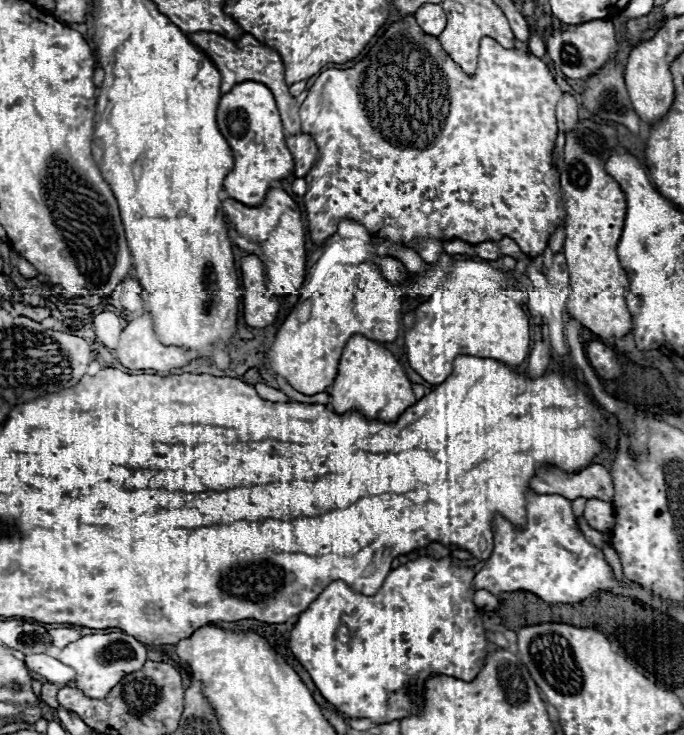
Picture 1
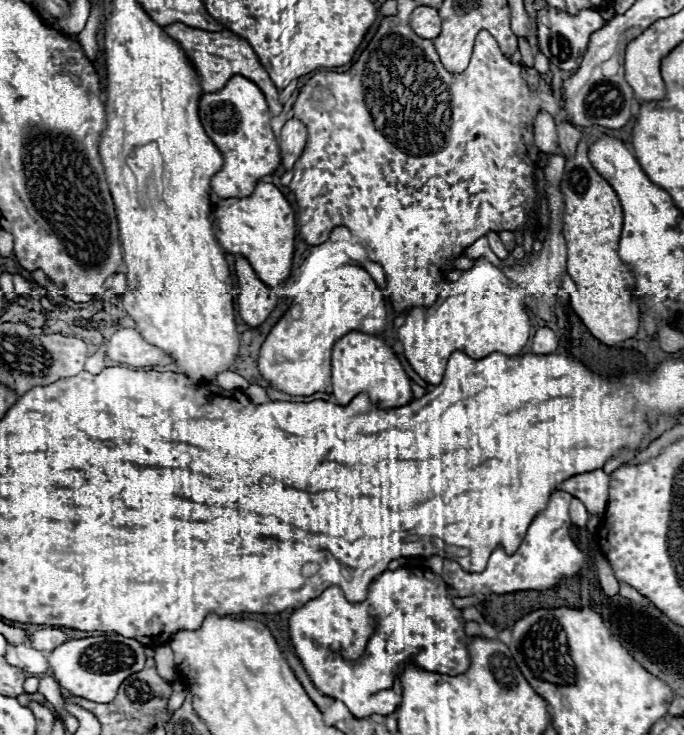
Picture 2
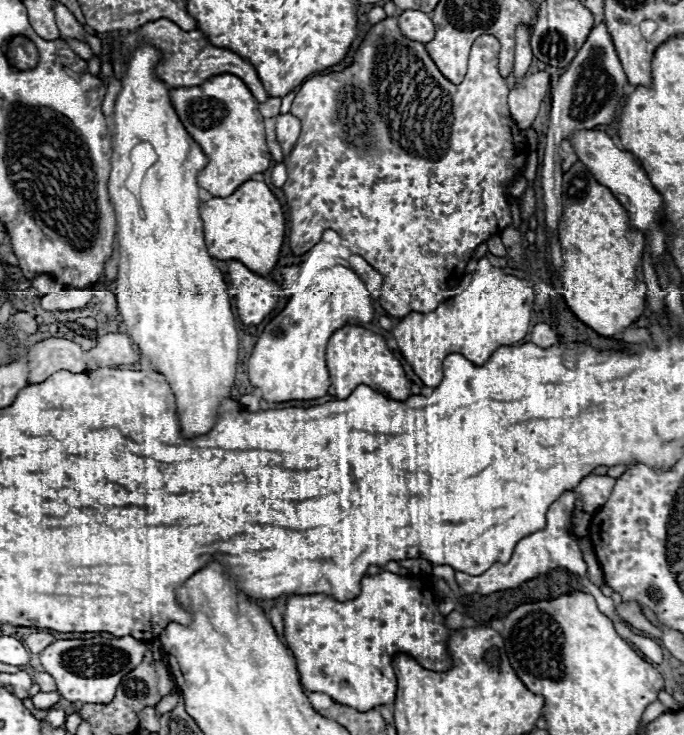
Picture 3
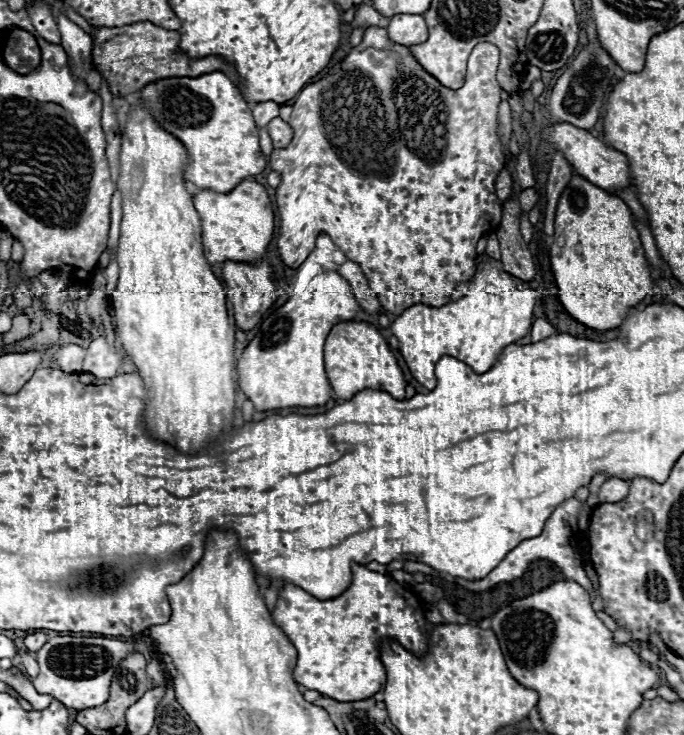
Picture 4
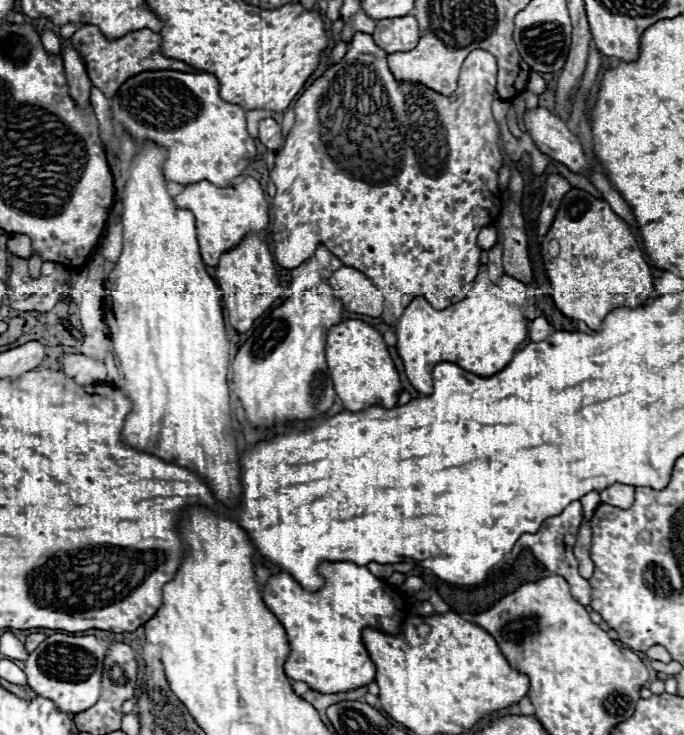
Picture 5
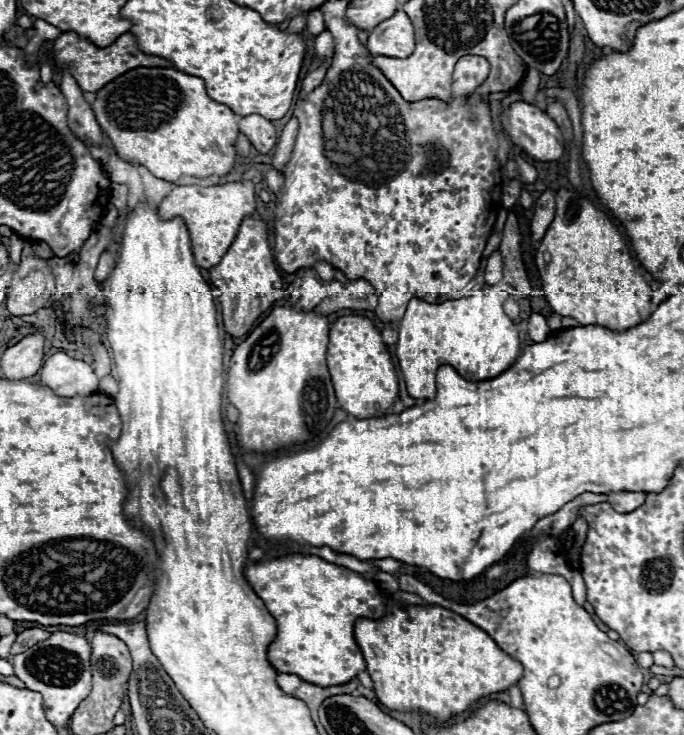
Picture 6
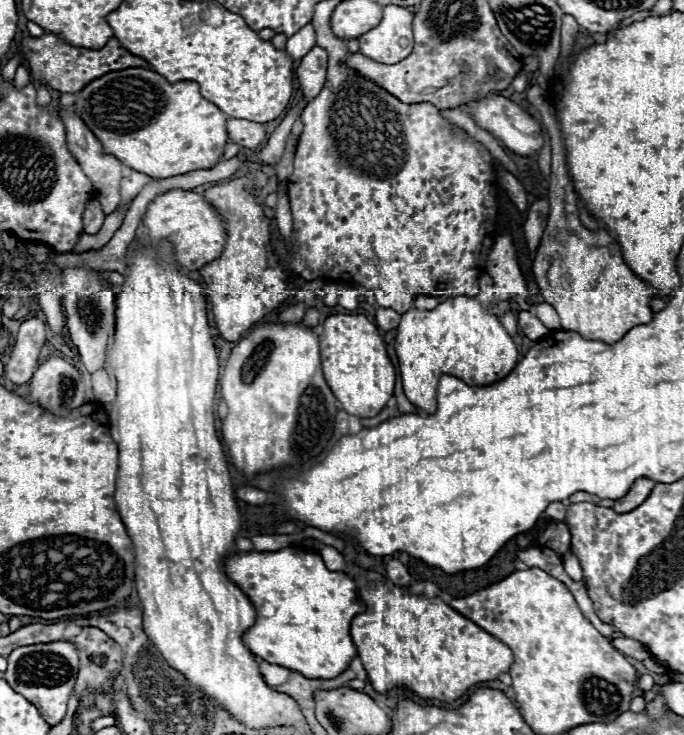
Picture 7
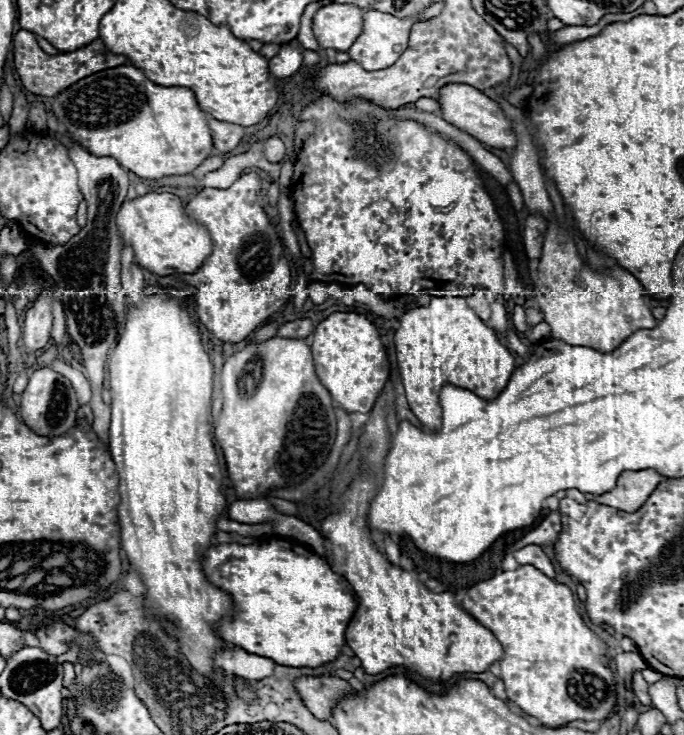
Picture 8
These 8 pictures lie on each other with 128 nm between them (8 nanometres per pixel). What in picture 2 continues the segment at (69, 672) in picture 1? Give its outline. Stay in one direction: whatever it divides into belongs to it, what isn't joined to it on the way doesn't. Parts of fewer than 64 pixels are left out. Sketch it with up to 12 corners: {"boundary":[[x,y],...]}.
{"boundary":[[8,646],[6,660],[30,674],[52,674],[44,652]]}

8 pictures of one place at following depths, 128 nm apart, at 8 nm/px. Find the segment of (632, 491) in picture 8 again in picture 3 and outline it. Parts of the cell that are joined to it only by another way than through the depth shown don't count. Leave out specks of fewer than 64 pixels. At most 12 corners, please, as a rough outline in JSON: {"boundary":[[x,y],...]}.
{"boundary":[[588,474],[574,492],[594,514],[612,494],[614,478]]}

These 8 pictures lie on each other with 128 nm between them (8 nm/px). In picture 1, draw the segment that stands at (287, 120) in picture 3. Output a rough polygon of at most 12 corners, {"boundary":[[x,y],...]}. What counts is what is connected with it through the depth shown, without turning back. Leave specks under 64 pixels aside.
{"boundary":[[310,134],[290,136],[286,144],[304,178],[320,160]]}

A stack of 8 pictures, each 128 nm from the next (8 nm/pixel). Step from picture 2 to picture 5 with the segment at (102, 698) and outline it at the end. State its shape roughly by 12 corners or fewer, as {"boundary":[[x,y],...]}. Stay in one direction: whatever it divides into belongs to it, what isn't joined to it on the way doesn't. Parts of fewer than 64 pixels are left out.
{"boundary":[[52,634],[24,664],[62,712],[100,700],[108,644]]}

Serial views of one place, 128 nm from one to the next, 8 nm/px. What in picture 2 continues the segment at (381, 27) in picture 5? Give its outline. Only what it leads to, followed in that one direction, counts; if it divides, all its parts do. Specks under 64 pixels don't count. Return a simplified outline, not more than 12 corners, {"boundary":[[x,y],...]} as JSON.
{"boundary":[[418,6],[410,26],[418,36],[434,40],[442,18],[432,6]]}

